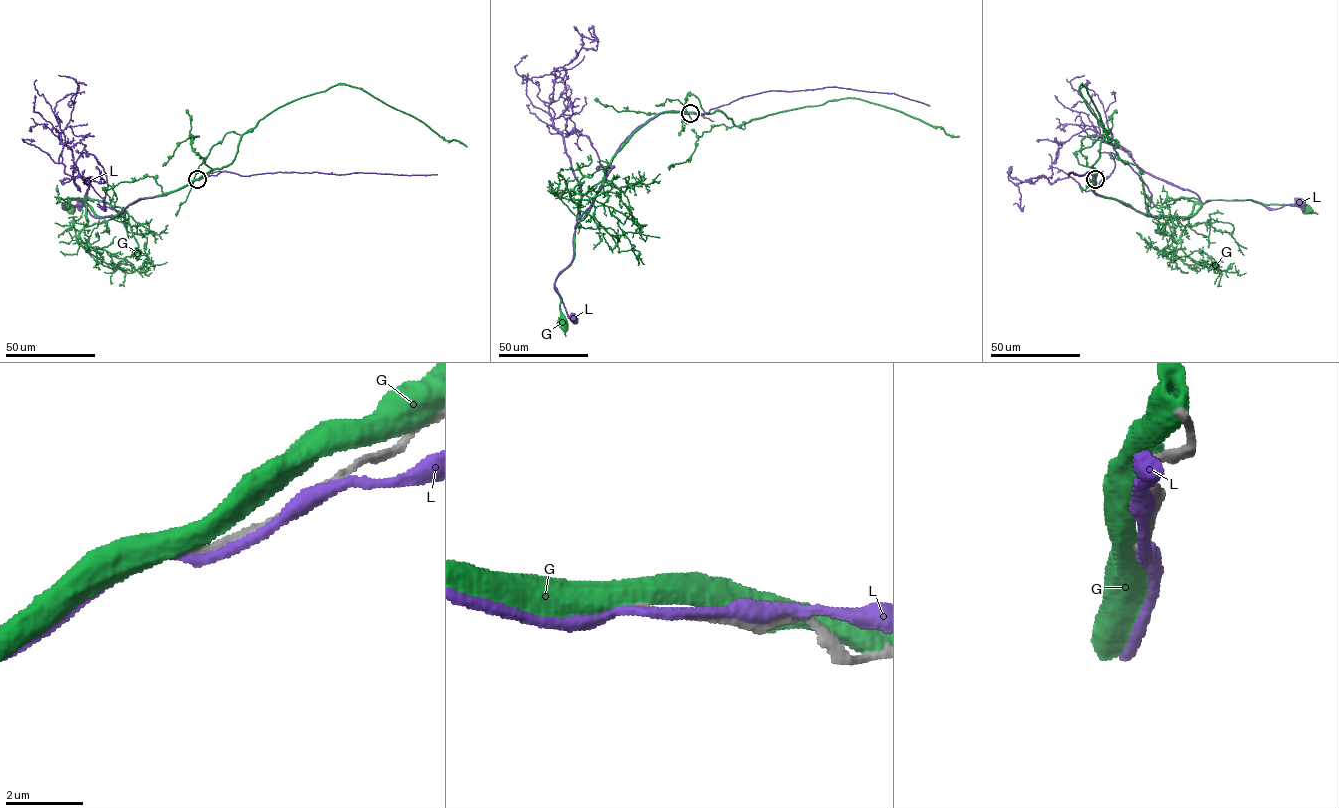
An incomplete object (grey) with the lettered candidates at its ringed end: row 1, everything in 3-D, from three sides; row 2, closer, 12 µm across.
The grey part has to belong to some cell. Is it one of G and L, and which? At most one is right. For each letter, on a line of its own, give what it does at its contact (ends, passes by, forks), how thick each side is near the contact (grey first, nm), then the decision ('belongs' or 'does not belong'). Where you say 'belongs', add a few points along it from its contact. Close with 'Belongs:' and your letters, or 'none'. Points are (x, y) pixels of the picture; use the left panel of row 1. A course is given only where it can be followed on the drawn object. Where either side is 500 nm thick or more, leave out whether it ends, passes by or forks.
G: calibres 200 and 500 nm; does not belong
L: it passes by; calibres 190 and 280 nm; does not belong
Belongs: none

